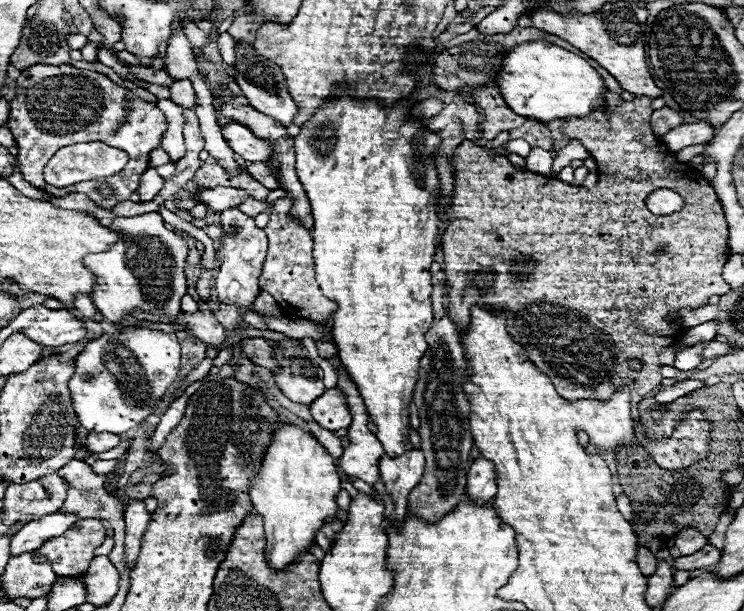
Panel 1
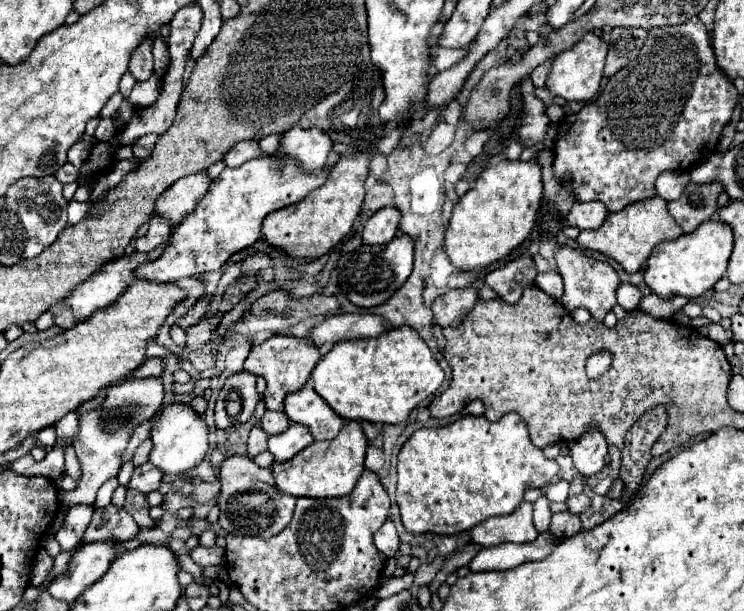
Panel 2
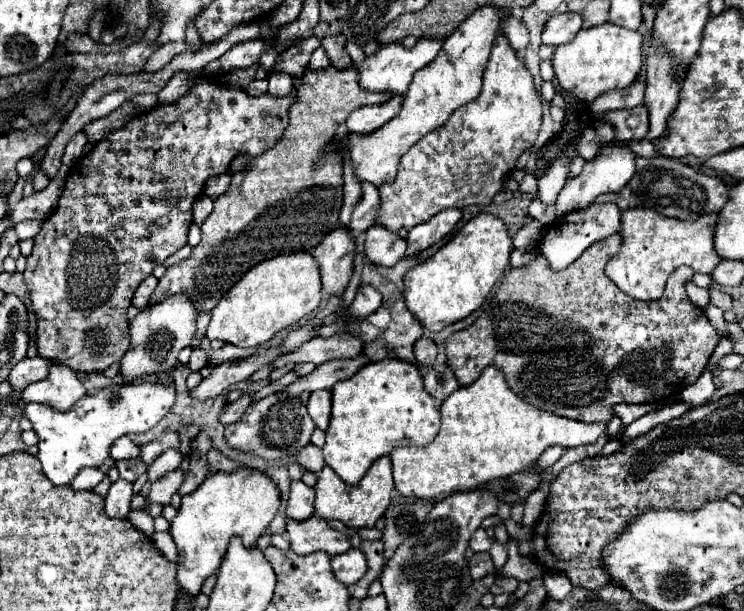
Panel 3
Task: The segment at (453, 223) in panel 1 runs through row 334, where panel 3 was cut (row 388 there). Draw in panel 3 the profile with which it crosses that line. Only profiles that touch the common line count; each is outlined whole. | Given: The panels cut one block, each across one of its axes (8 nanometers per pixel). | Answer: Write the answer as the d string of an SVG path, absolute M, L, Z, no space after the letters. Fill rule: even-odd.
M620 234L600 240L600 244L592 244L592 248L588 248L576 264L570 264L560 272L548 268L548 262L540 254L522 268L510 268L504 276L506 282L502 280L500 288L492 296L494 306L484 310L470 328L454 332L446 340L448 364L458 382L462 386L470 386L488 364L494 364L504 372L508 386L528 404L582 422L610 422L614 418L616 404L662 402L676 396L680 388L694 384L704 372L720 336L708 322L704 310L692 304L686 294L686 282L690 282L694 274L692 268L678 268L672 272L660 300L636 300L624 294L604 274L606 262L618 254L620 246ZM496 304L502 304L502 310L496 308ZM664 348L670 350L672 358L660 352ZM660 358L662 366L656 362Z

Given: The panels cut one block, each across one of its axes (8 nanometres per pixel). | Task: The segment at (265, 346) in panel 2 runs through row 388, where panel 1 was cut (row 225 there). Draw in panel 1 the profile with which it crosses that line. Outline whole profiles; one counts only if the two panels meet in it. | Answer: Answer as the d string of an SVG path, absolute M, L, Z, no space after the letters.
M280 198L270 208L270 222L264 228L264 232L270 240L270 246L268 246L264 270L260 276L260 290L272 294L274 300L280 304L290 304L292 308L308 310L306 318L324 322L336 310L336 302L328 300L320 292L320 286L318 286L316 274L314 274L314 262L312 262L312 236L310 236L310 232L306 232L306 228L302 228L298 222L294 222L290 218L290 214L288 214L290 206L292 206L292 202L288 198Z

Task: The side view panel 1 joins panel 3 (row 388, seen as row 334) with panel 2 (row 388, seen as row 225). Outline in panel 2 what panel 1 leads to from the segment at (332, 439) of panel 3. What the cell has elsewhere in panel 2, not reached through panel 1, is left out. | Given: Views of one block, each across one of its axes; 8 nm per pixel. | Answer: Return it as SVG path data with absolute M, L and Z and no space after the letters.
M410 326L392 328L376 338L346 340L332 350L312 370L314 390L326 404L346 420L368 420L374 424L402 424L410 412L444 382L444 370L428 344Z

